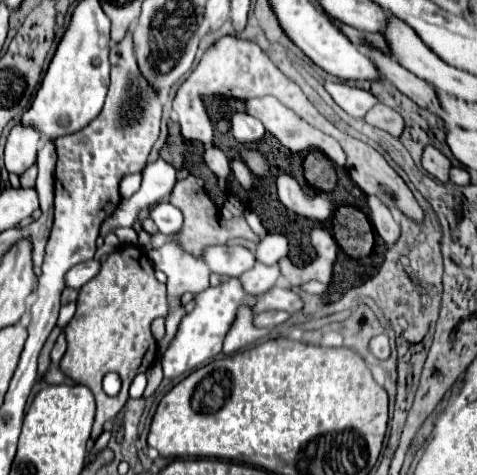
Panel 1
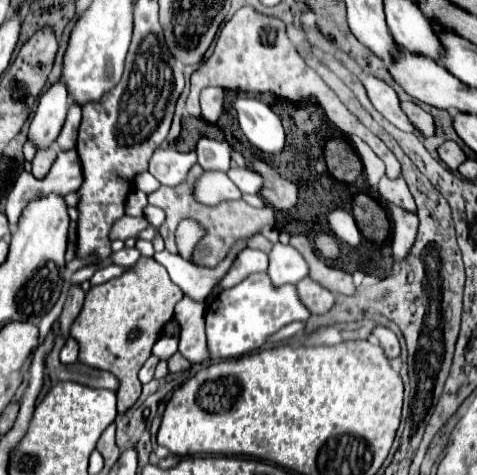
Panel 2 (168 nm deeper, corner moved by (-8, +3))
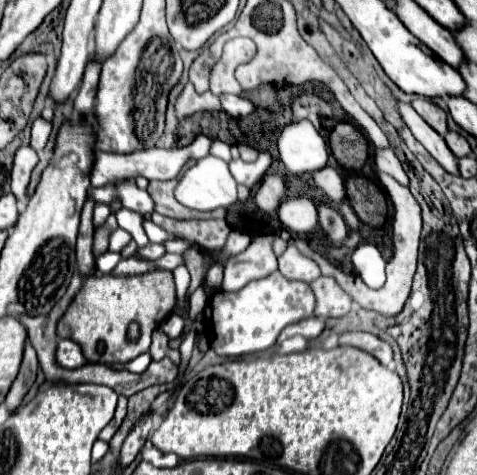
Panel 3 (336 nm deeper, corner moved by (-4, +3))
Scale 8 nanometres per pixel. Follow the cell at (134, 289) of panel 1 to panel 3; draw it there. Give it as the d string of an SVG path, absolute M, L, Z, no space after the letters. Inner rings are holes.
M150 270L144 274L136 276L114 276L114 274L104 274L104 276L90 276L80 292L74 296L70 302L68 310L58 322L58 336L60 338L70 338L80 344L84 356L90 362L102 362L102 364L112 364L112 362L128 362L134 360L136 356L148 352L150 348L150 336L152 332L166 320L176 304L176 290L174 290L174 278L170 270ZM136 322L140 326L140 334L136 340L128 338L128 326Z

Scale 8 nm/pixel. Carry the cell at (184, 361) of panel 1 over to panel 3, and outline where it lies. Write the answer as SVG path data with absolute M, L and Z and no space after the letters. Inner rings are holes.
M274 272L274 274L266 276L266 278L248 282L238 292L214 292L212 296L208 296L208 304L204 308L204 330L206 330L206 336L210 340L210 346L220 356L254 354L254 352L262 352L262 350L268 350L270 346L274 346L278 334L288 324L296 324L296 322L300 322L304 318L310 318L314 314L314 304L316 304L316 300L314 300L312 288L306 282L288 280L280 272Z

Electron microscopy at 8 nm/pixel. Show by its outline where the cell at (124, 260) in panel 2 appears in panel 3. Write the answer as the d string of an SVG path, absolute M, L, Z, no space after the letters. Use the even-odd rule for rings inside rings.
M148 244L146 248L138 248L138 252L142 256L146 256L148 260L156 260L156 258L162 258L166 254L166 248L162 244Z

